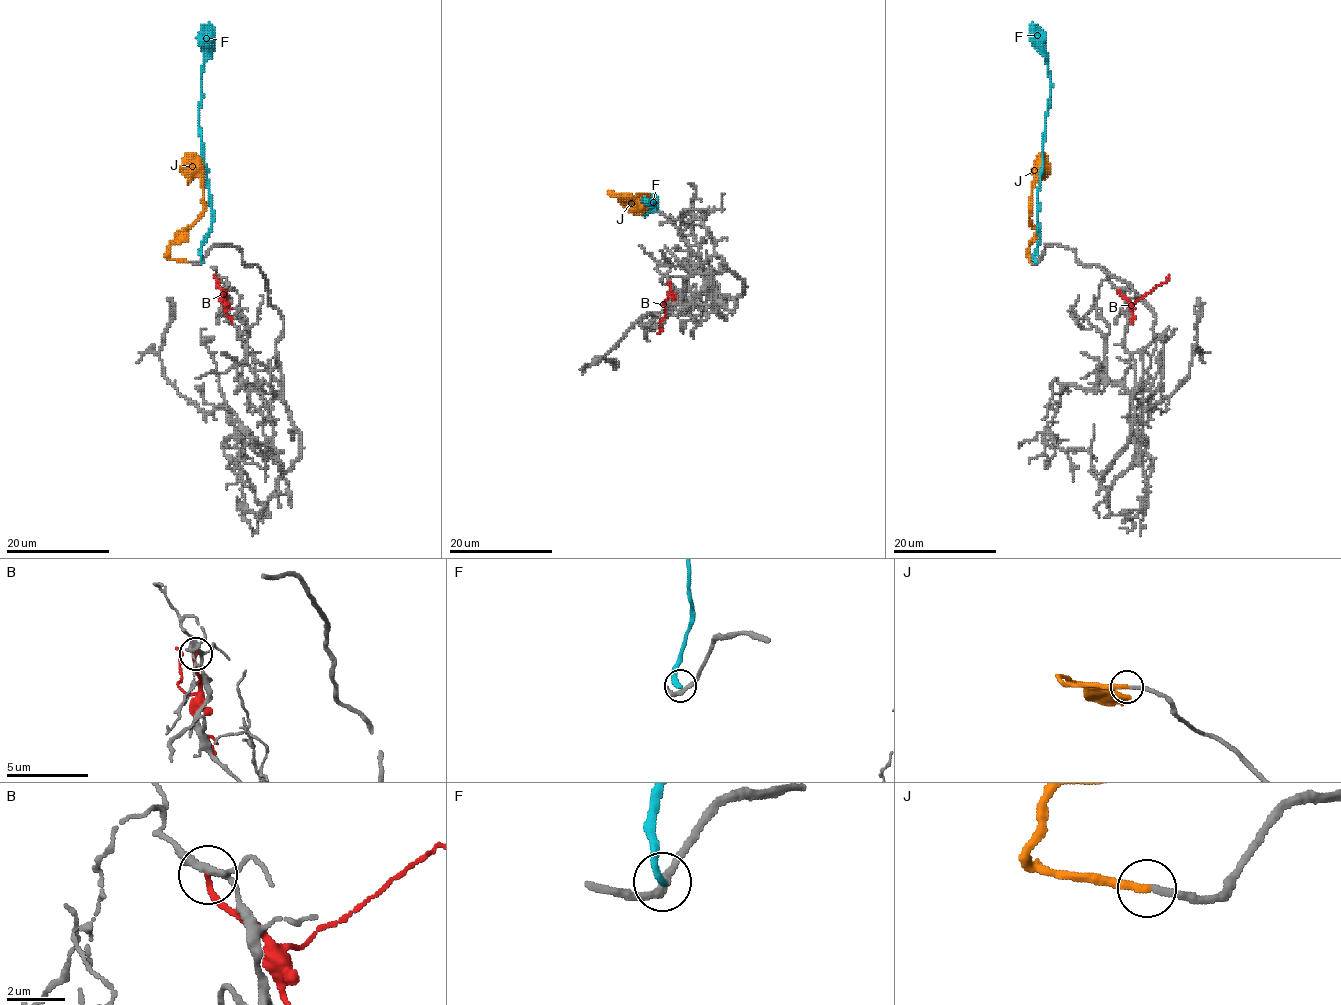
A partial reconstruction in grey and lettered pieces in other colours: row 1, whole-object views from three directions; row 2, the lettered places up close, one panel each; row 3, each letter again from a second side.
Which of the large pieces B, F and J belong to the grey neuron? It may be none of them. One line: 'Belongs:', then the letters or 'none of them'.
Belongs: J

